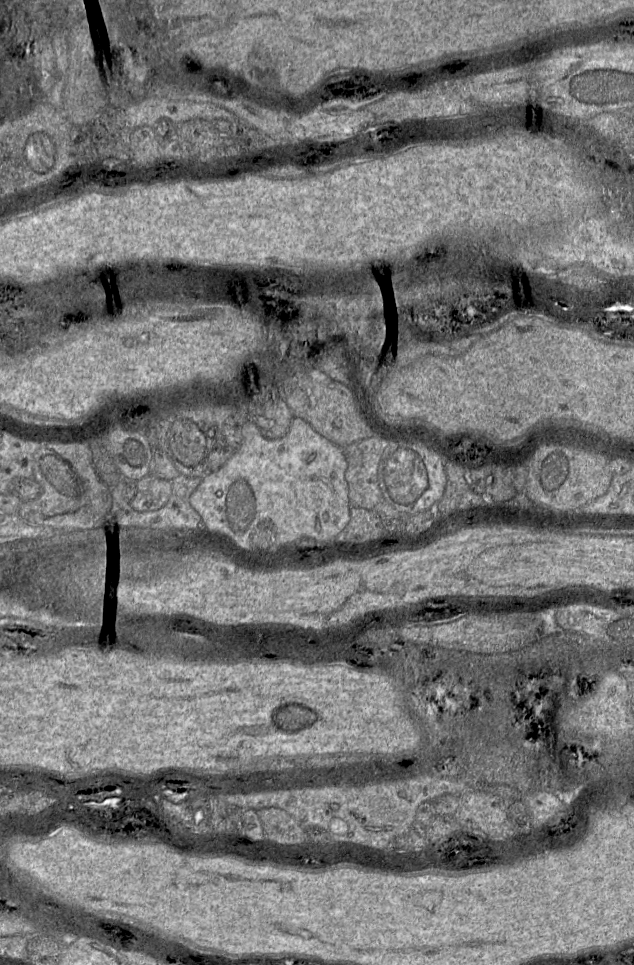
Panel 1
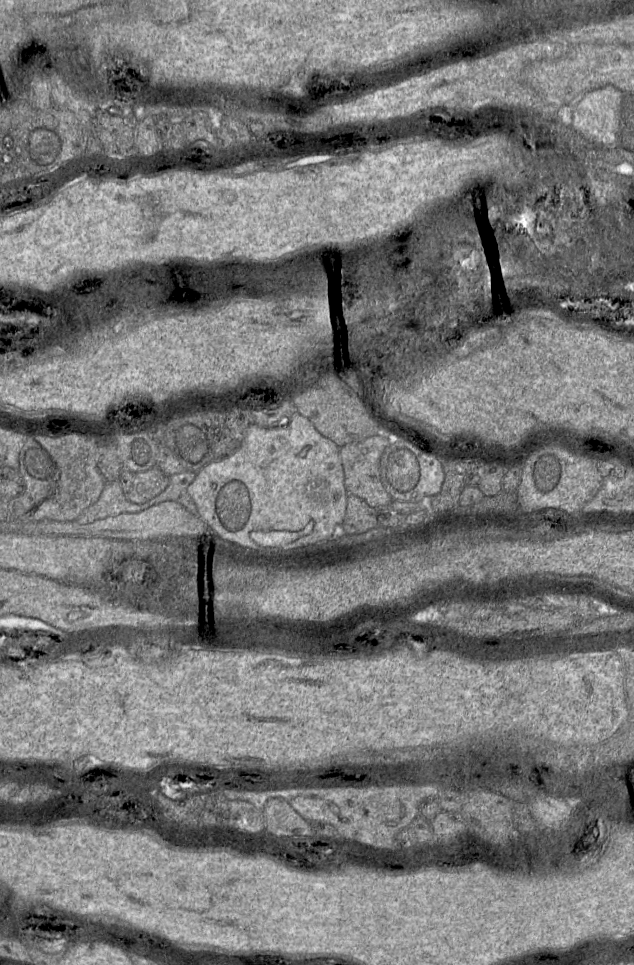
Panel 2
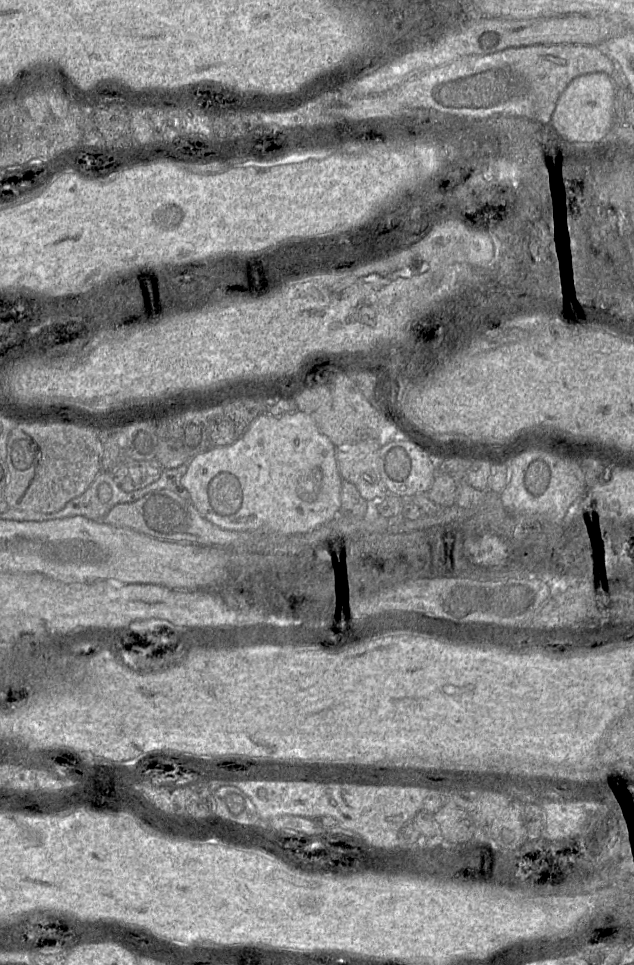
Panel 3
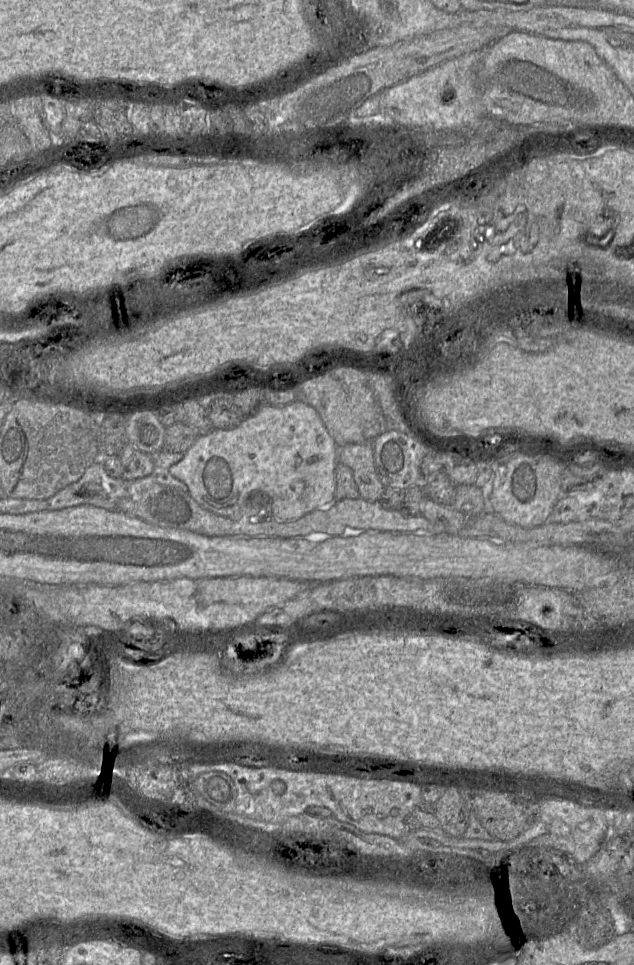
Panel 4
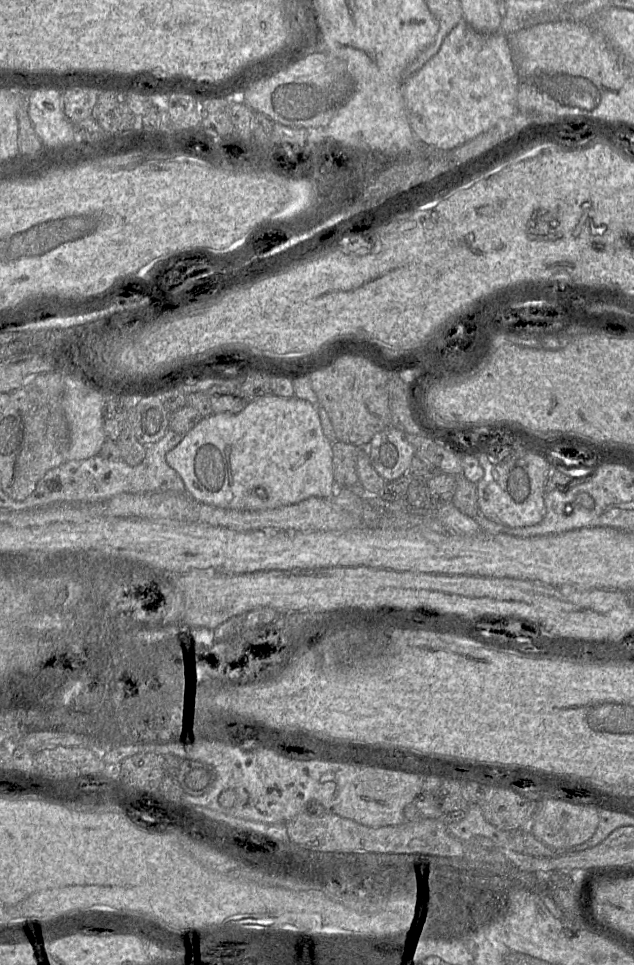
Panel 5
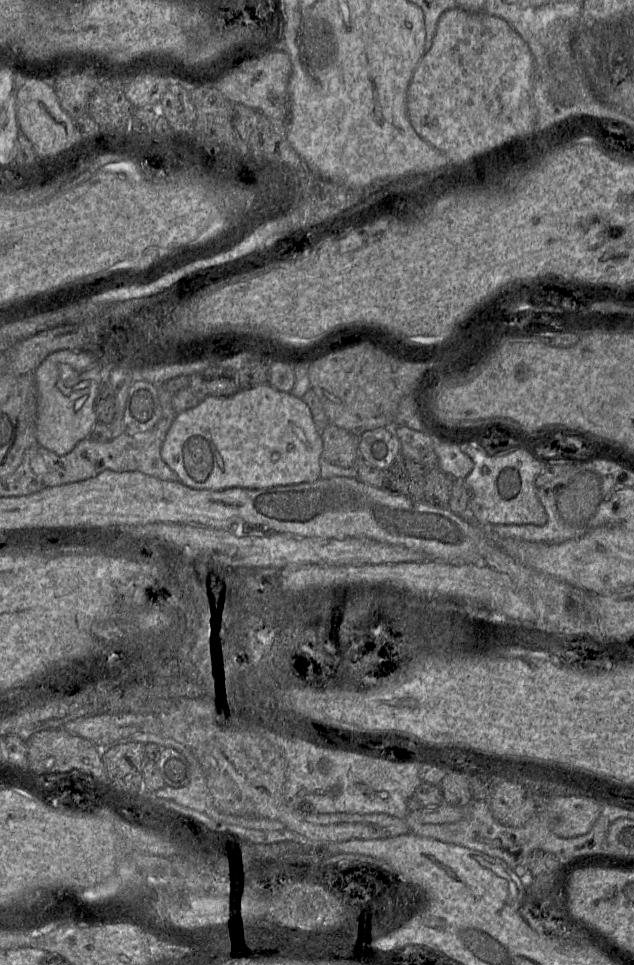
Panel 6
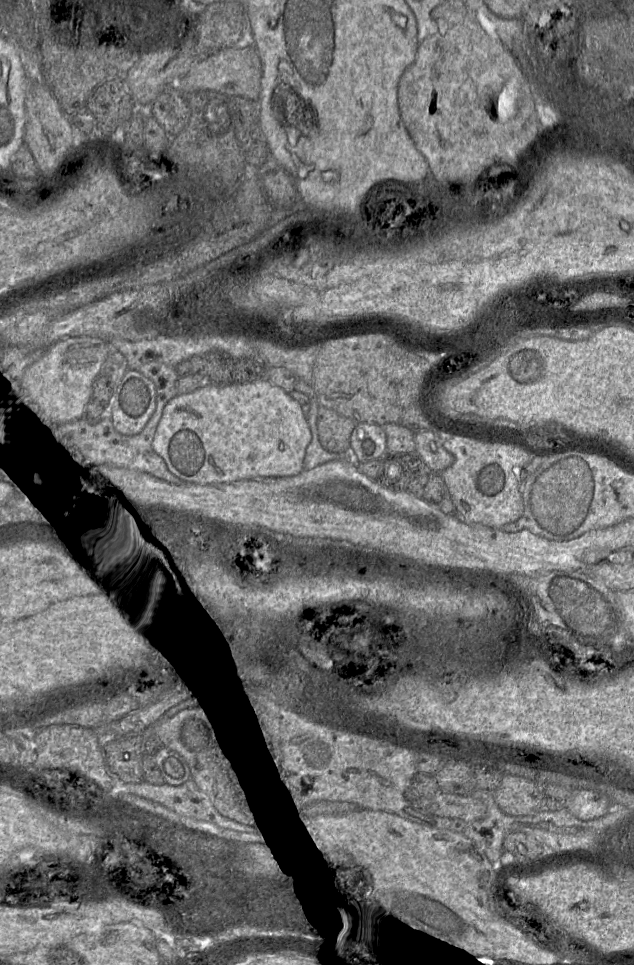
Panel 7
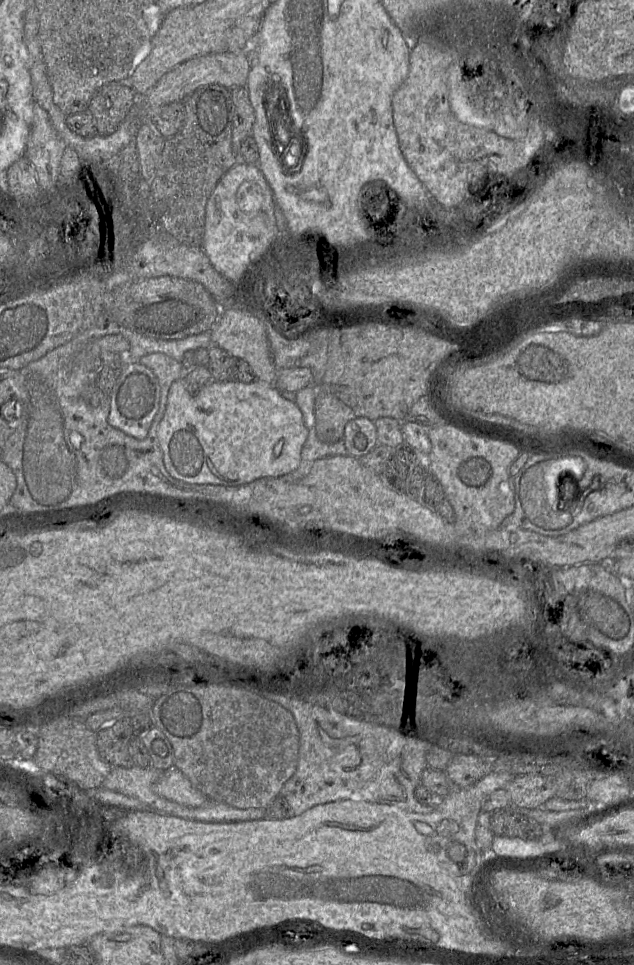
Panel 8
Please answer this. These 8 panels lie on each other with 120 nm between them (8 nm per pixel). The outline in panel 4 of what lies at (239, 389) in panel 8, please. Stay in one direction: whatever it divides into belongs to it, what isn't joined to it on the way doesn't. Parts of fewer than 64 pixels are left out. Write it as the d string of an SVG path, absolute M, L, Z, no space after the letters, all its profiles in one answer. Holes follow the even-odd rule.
M294 401L285 406L265 405L254 414L244 418L232 429L213 429L207 434L197 437L193 445L184 453L183 458L172 465L169 472L172 476L185 483L189 495L204 509L229 519L239 519L243 514L243 505L250 495L266 495L269 506L264 508L264 516L272 516L277 522L292 522L319 507L330 506L334 502L336 491L335 468L338 463L338 447L326 429L318 412L303 401Z

